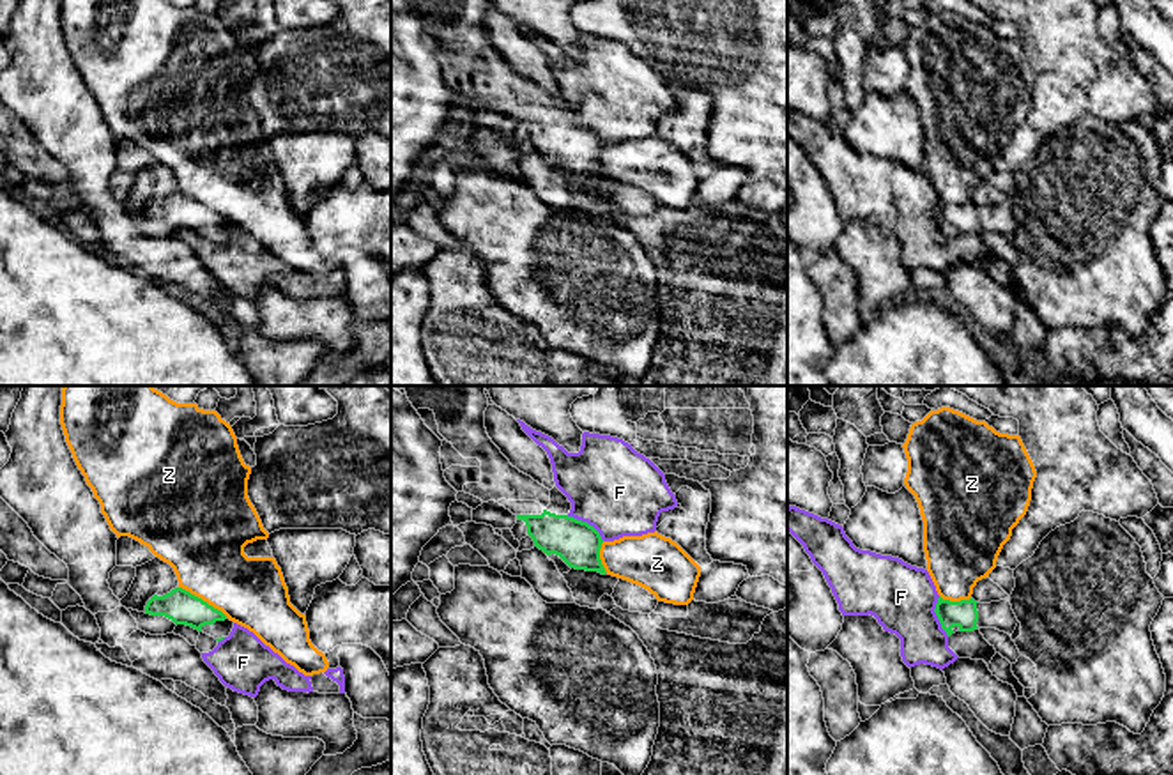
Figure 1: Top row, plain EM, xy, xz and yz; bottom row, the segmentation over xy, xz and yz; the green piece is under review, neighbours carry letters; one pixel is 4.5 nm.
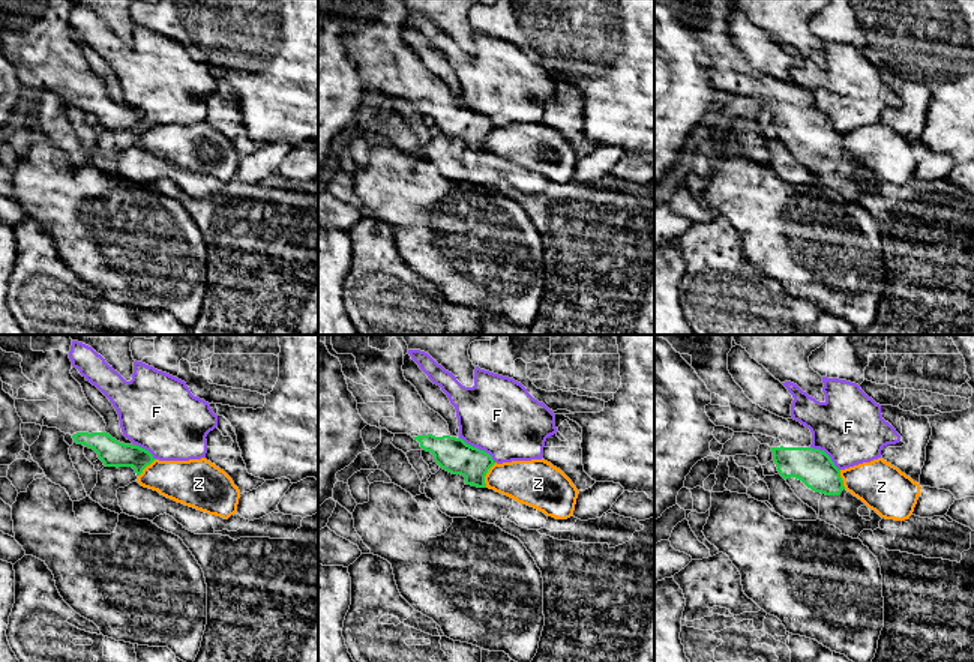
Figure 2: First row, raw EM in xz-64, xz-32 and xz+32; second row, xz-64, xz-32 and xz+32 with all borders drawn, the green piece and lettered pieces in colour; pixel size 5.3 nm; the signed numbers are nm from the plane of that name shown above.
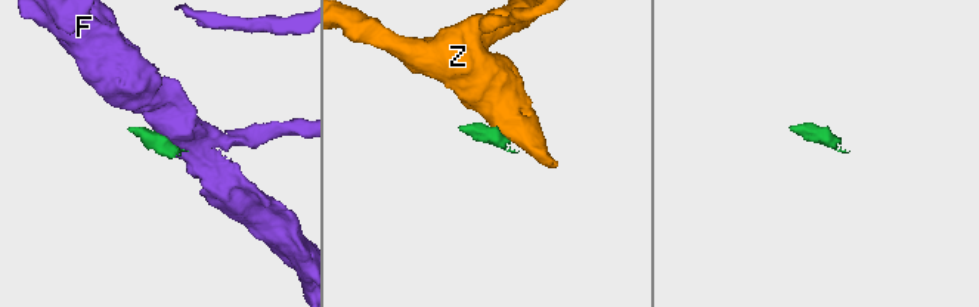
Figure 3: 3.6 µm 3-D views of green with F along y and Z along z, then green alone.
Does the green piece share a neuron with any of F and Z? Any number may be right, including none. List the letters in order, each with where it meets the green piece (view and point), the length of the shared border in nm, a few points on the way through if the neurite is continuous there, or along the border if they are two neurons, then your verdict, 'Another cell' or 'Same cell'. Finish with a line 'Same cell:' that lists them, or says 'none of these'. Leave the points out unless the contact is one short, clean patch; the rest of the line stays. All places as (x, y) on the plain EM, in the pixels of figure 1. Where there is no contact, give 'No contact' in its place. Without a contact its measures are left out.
F: Touches green at xz (586, 126). Shared border 200 nm. Boundary: xz (567, 119), (586, 124), (604, 144). Another cell
Z: Touches green at xy (202, 204). Shared border 260 nm. Boundary: xy (179, 190), (227, 220). Another cell
Same cell: none of these

